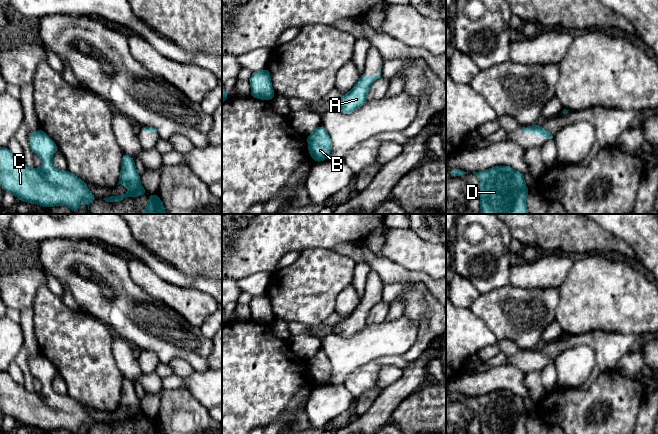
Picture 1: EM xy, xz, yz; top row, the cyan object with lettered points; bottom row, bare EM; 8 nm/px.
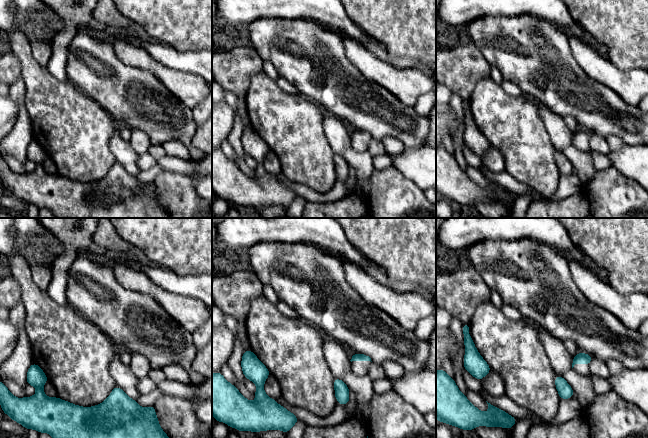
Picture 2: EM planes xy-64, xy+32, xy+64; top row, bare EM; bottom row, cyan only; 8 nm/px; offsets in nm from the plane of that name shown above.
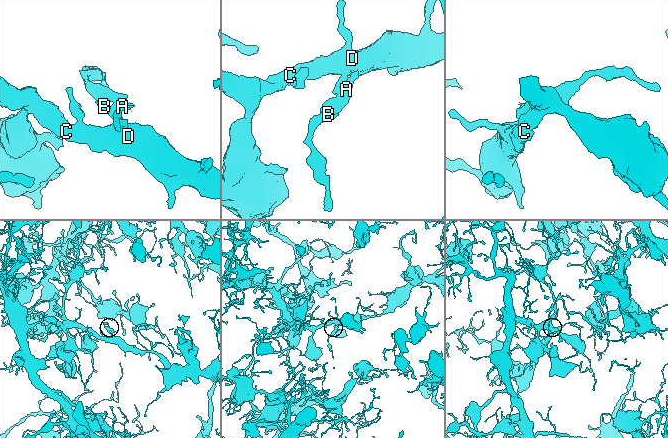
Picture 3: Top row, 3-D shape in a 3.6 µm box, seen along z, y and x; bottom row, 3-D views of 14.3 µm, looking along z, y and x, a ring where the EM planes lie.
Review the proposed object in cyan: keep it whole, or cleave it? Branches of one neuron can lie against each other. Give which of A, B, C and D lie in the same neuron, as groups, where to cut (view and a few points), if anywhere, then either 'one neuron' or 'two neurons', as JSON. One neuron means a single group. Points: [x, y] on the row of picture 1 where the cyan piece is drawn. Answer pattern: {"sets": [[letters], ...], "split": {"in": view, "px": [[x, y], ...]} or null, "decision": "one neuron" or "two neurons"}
{"sets": [["A", "B", "C", "D"]], "split": null, "decision": "one neuron"}

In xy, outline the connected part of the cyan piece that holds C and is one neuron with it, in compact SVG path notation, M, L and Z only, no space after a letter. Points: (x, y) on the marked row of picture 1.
M40 129L29 135L28 139L32 152L42 159L42 165L38 169L29 168L23 161L13 156L7 147L0 148L0 185L4 191L13 193L19 201L39 204L45 208L66 205L75 214L79 205L85 202L89 210L90 203L97 197L91 194L85 181L71 174L68 170L62 171L54 167L52 157L58 147L51 138Z

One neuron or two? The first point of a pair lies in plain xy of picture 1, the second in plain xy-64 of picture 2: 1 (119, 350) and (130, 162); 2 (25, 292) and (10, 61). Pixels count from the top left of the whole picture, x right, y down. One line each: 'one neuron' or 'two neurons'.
1: one neuron
2: one neuron

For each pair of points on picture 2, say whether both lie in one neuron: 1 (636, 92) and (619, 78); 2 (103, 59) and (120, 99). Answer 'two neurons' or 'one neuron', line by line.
1: one neuron
2: one neuron

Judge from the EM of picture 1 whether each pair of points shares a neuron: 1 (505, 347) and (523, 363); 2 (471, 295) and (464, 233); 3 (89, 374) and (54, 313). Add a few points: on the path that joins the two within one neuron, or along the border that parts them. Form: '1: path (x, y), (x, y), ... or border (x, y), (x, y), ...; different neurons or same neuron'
1: path (509, 349), (519, 359); same neuron
2: border (456, 273), (469, 279), (480, 294); different neurons
3: path (84, 359), (81, 350), (59, 328); same neuron

